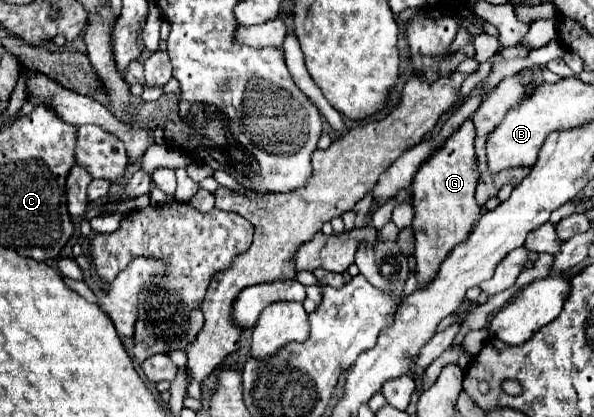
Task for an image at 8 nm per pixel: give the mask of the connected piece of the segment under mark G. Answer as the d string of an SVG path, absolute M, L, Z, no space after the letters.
M467 119L445 143L417 169L411 195L413 195L413 229L415 229L415 259L417 259L417 279L419 285L425 285L435 277L441 261L447 253L459 245L459 241L467 239L467 233L473 229L473 223L479 219L479 205L475 203L475 185L479 179L475 151L473 151L475 127L473 121Z

